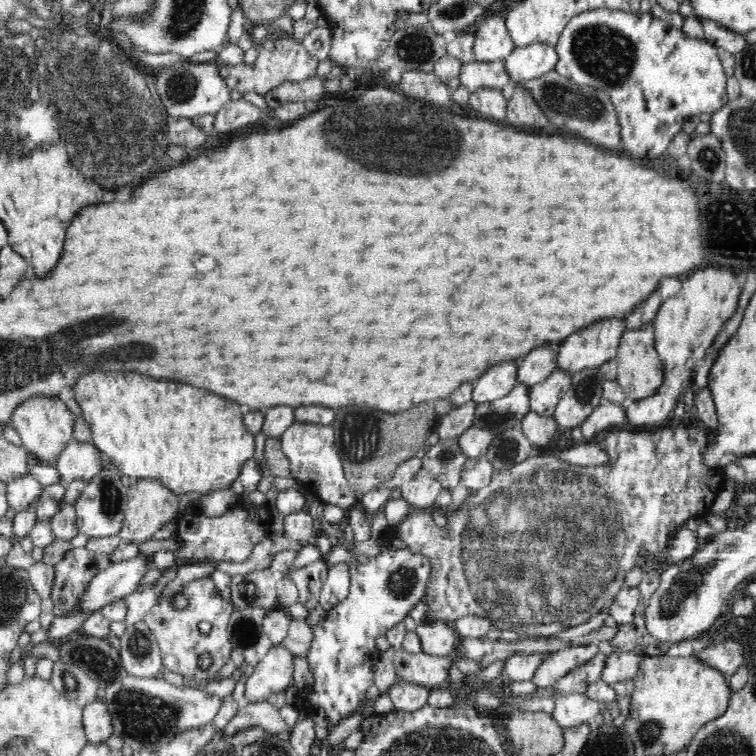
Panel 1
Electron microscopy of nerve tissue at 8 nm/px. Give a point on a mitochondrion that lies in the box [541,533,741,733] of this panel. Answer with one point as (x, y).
(682, 588)

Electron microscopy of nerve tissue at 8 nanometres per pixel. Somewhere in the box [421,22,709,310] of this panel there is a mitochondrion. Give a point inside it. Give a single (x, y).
(568, 106)

